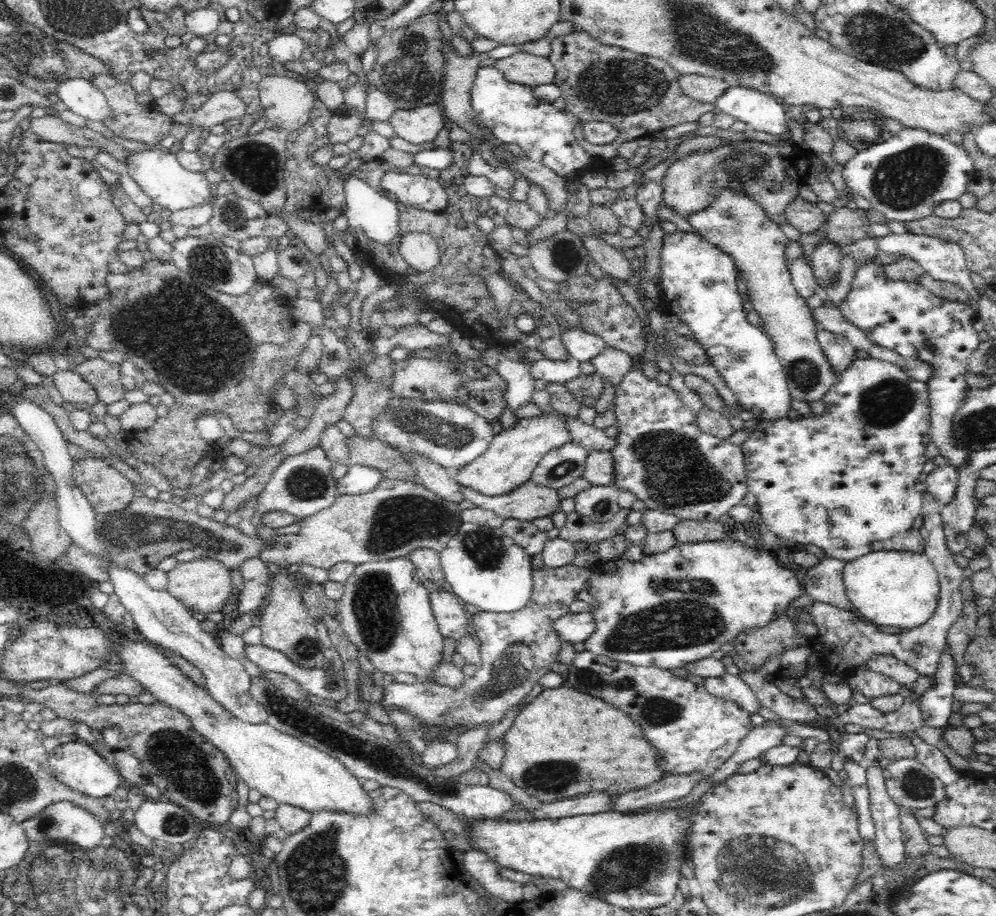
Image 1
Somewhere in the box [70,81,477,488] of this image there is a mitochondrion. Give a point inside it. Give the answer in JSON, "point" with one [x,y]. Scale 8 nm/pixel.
{"point":[215,354]}

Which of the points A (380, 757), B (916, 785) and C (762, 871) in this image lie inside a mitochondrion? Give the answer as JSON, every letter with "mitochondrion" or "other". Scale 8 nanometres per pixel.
{"A":"mitochondrion","B":"mitochondrion","C":"mitochondrion"}

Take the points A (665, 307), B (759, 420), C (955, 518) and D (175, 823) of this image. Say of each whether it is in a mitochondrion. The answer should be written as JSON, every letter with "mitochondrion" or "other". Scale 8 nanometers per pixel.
{"A":"other","B":"other","C":"other","D":"mitochondrion"}

